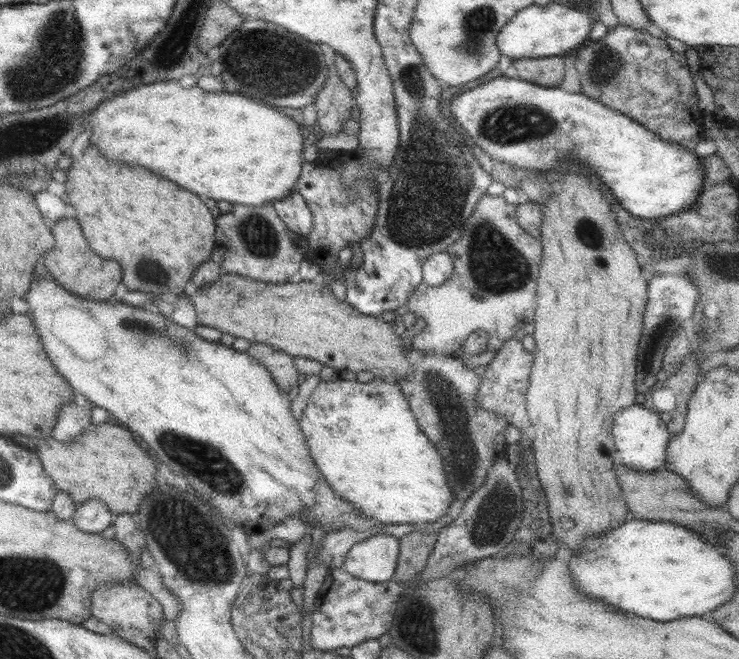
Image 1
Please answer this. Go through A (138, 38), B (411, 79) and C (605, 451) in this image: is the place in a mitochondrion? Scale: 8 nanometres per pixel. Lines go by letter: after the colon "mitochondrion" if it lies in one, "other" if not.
A: other
B: mitochondrion
C: other

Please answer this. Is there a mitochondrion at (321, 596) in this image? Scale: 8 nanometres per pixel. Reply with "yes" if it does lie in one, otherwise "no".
no

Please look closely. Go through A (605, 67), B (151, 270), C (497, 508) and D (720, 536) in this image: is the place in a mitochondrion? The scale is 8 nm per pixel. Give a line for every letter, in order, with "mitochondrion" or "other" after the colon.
A: mitochondrion
B: mitochondrion
C: mitochondrion
D: other

